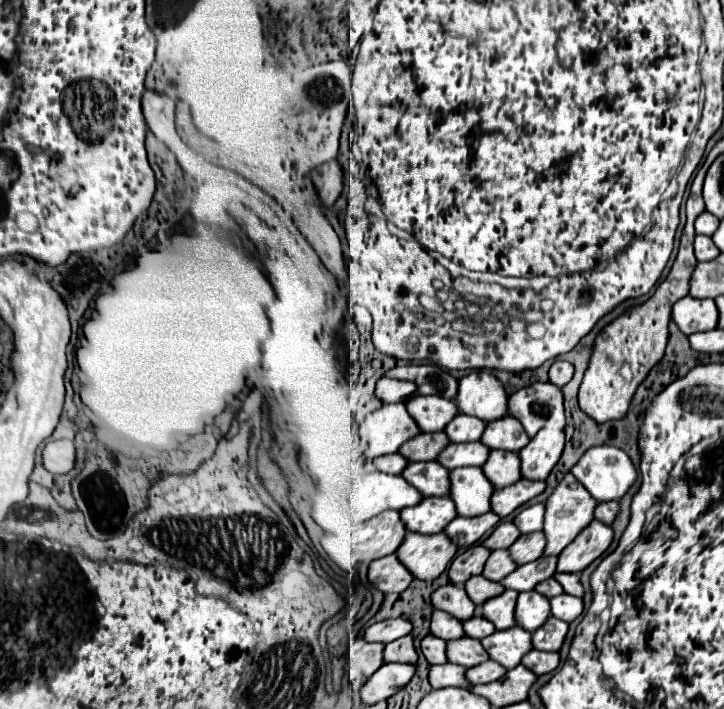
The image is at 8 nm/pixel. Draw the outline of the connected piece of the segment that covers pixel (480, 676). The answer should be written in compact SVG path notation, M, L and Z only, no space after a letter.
M486 661L484 665L476 665L472 669L466 671L466 677L468 681L472 681L472 685L476 683L492 683L492 681L498 681L500 677L504 677L506 669L500 667L496 661Z

